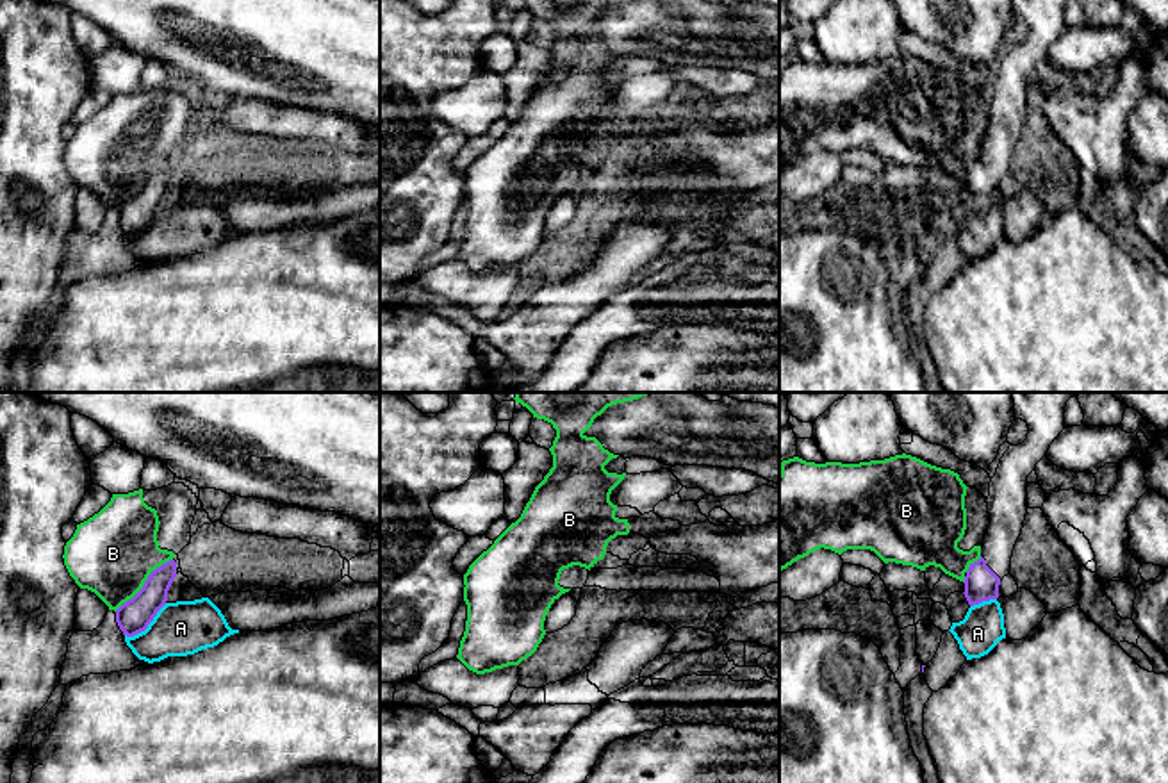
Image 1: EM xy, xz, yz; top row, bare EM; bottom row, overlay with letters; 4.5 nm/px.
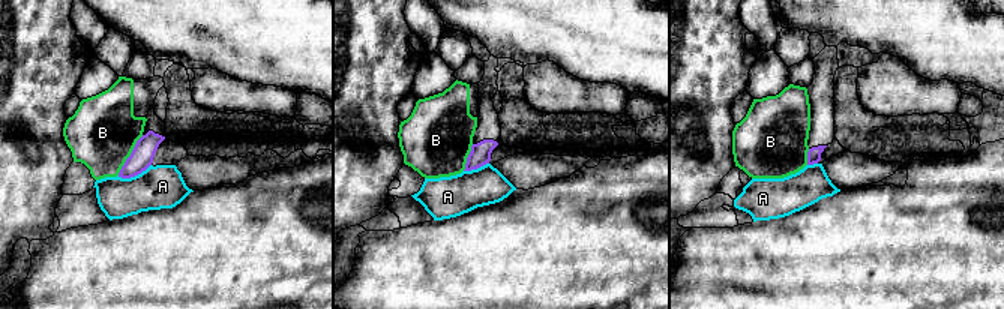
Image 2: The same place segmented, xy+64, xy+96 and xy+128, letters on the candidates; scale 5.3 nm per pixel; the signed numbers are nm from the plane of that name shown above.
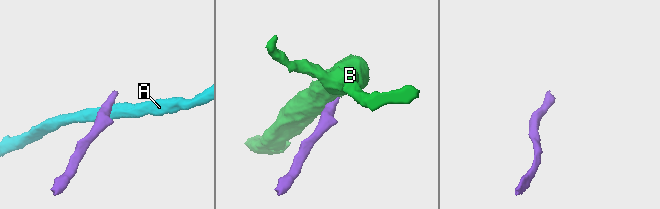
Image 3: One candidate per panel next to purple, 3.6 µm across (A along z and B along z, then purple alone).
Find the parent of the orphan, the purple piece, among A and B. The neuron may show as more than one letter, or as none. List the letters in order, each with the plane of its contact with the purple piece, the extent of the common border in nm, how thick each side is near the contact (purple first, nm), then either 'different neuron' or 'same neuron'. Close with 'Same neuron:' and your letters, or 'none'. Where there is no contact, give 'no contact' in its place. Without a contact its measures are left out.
A: meets purple in xy; contact 240 nm long; 150 nm thick on the purple side, 240 nm on the other; different neuron
B: meets purple in xy; contact 360 nm long; 150 nm thick on the purple side, 380 nm on the other; different neuron
Same neuron: none

